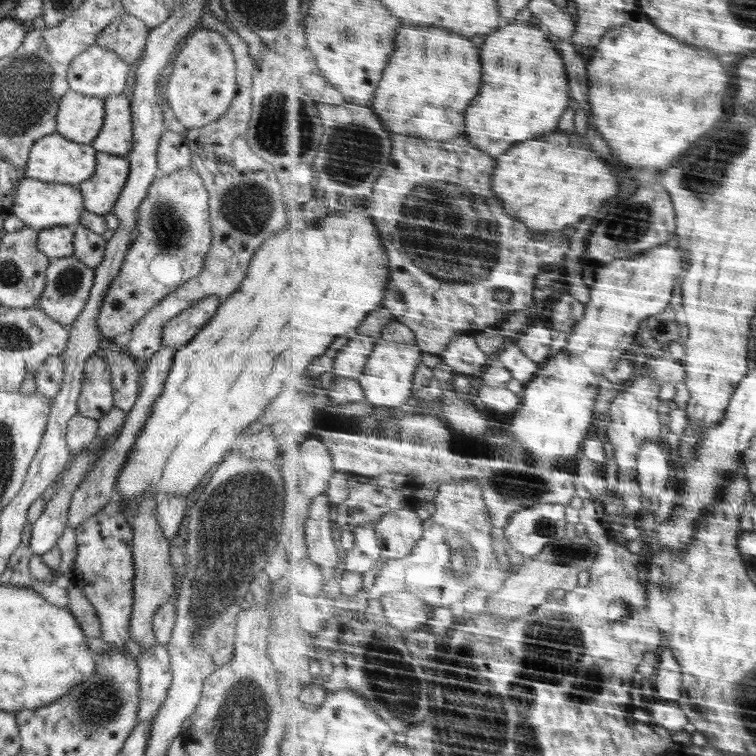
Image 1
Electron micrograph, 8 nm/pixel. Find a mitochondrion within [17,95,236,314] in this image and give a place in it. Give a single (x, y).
(171, 230)

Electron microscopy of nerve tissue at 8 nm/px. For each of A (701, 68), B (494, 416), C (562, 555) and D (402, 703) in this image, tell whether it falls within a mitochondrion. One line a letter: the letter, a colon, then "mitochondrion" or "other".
A: other
B: other
C: mitochondrion
D: mitochondrion

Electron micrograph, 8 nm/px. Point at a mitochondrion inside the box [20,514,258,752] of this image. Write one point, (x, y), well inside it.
(97, 706)

